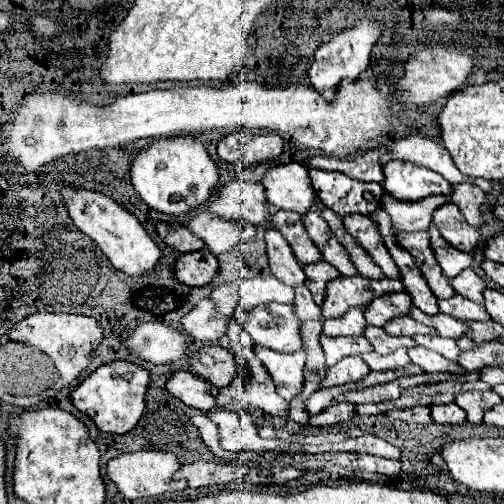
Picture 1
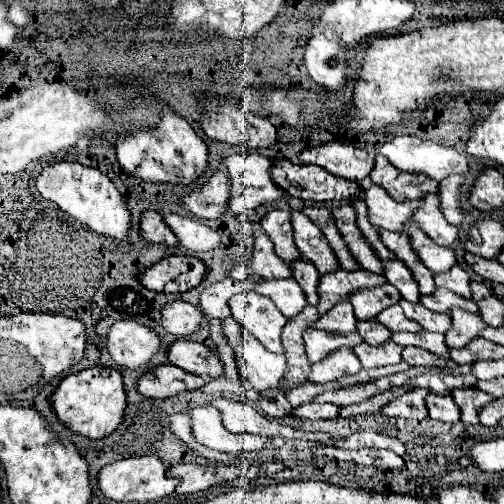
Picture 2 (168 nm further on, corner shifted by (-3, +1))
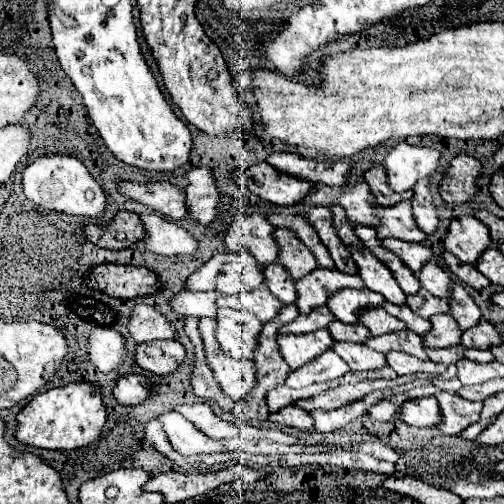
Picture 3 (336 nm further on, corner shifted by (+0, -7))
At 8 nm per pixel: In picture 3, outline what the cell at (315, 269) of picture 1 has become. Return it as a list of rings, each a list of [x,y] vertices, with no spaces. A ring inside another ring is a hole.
[[[270,264],[264,268],[266,280],[268,280],[268,290],[282,300],[284,304],[296,304],[296,282],[290,276],[290,272],[286,272],[280,264]]]

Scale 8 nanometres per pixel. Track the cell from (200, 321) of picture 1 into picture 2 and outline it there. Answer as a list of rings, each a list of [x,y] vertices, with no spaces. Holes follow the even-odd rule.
[[[175,300],[173,304],[165,304],[161,308],[161,326],[175,336],[189,336],[199,328],[201,312],[189,302]]]

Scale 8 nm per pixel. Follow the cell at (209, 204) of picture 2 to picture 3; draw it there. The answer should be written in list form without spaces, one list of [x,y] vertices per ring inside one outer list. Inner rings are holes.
[[[120,182],[118,186],[128,198],[138,200],[146,204],[148,208],[156,210],[158,214],[164,214],[174,220],[188,218],[188,202],[184,188],[172,184],[172,182],[152,182],[148,186],[136,184],[136,182]]]

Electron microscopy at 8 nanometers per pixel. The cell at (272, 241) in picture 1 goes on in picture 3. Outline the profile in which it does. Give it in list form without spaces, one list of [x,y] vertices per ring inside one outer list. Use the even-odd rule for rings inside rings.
[[[224,252],[224,254],[216,254],[214,258],[210,258],[198,272],[194,272],[188,282],[186,288],[188,290],[216,290],[220,294],[240,294],[244,290],[256,290],[264,286],[264,268],[254,260],[254,256],[250,252]]]

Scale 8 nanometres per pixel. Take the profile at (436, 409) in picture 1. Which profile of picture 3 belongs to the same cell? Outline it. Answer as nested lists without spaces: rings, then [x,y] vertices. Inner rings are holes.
[[[434,396],[408,400],[400,410],[400,420],[418,428],[436,428],[442,422],[440,404]]]

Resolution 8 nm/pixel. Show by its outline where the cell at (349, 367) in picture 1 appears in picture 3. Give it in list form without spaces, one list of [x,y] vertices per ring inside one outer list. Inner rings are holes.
[[[324,352],[324,356],[318,356],[312,360],[312,364],[304,364],[304,368],[292,370],[292,376],[288,376],[286,384],[290,388],[304,388],[314,382],[336,380],[346,372],[350,372],[350,368],[340,356],[336,356],[336,352]]]

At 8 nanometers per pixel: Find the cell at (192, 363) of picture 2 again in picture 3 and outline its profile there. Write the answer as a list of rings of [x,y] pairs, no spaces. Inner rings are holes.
[[[156,340],[138,346],[136,362],[140,368],[158,376],[170,376],[184,364],[184,346],[176,340]]]

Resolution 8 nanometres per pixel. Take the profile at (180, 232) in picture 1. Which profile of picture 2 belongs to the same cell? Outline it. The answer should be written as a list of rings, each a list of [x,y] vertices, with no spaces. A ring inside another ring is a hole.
[[[145,210],[141,214],[141,236],[147,242],[157,242],[157,244],[167,244],[167,246],[175,246],[177,238],[175,234],[167,228],[167,224],[161,220],[161,214],[155,210]]]

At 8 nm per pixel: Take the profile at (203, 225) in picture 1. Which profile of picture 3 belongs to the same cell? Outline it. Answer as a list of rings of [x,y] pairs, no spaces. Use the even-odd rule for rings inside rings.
[[[142,214],[142,222],[146,228],[146,236],[140,244],[136,244],[136,250],[150,250],[162,256],[194,254],[198,250],[196,238],[182,226],[176,226],[174,222],[158,214]]]

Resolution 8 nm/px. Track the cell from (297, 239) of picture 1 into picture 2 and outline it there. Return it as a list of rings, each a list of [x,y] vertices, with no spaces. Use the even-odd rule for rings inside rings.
[[[271,210],[259,222],[263,232],[275,244],[275,254],[287,262],[299,258],[299,252],[293,242],[293,230],[291,230],[289,216],[291,216],[289,210]]]

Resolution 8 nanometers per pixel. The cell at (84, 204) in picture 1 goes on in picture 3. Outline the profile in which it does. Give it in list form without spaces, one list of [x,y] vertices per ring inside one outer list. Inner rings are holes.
[[[42,156],[32,162],[22,174],[22,186],[28,200],[34,204],[56,210],[70,216],[84,216],[84,218],[100,218],[106,210],[106,194],[102,186],[92,178],[88,168],[72,156]]]

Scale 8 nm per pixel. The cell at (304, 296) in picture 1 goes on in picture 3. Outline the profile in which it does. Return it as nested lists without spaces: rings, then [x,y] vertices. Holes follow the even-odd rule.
[[[258,288],[256,292],[240,292],[236,296],[222,296],[218,306],[230,306],[230,308],[246,308],[254,312],[262,322],[270,322],[278,316],[282,302],[268,292],[268,288]]]

